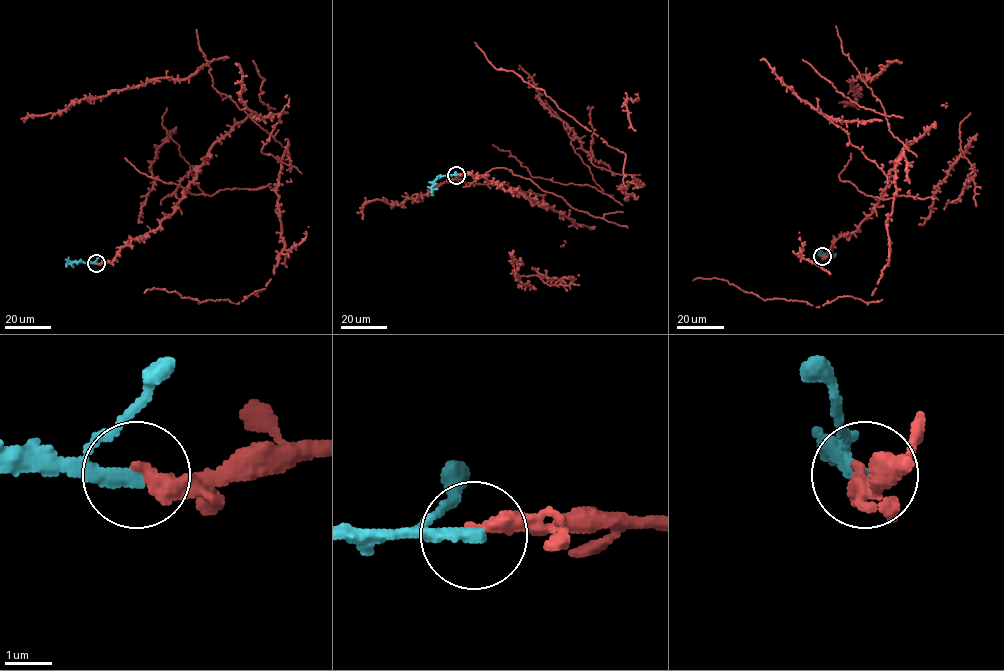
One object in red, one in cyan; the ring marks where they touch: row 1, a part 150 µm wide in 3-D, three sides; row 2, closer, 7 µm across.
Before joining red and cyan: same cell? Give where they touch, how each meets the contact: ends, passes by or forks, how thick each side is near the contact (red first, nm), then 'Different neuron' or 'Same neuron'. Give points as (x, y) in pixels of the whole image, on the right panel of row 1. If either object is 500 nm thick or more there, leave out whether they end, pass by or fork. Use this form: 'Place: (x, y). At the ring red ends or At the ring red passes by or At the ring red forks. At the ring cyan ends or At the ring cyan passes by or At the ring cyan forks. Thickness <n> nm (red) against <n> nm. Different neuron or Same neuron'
Place: (822, 256). At the ring red ends. At the ring cyan ends. Thickness 360 nm (red) against 300 nm. Same neuron

